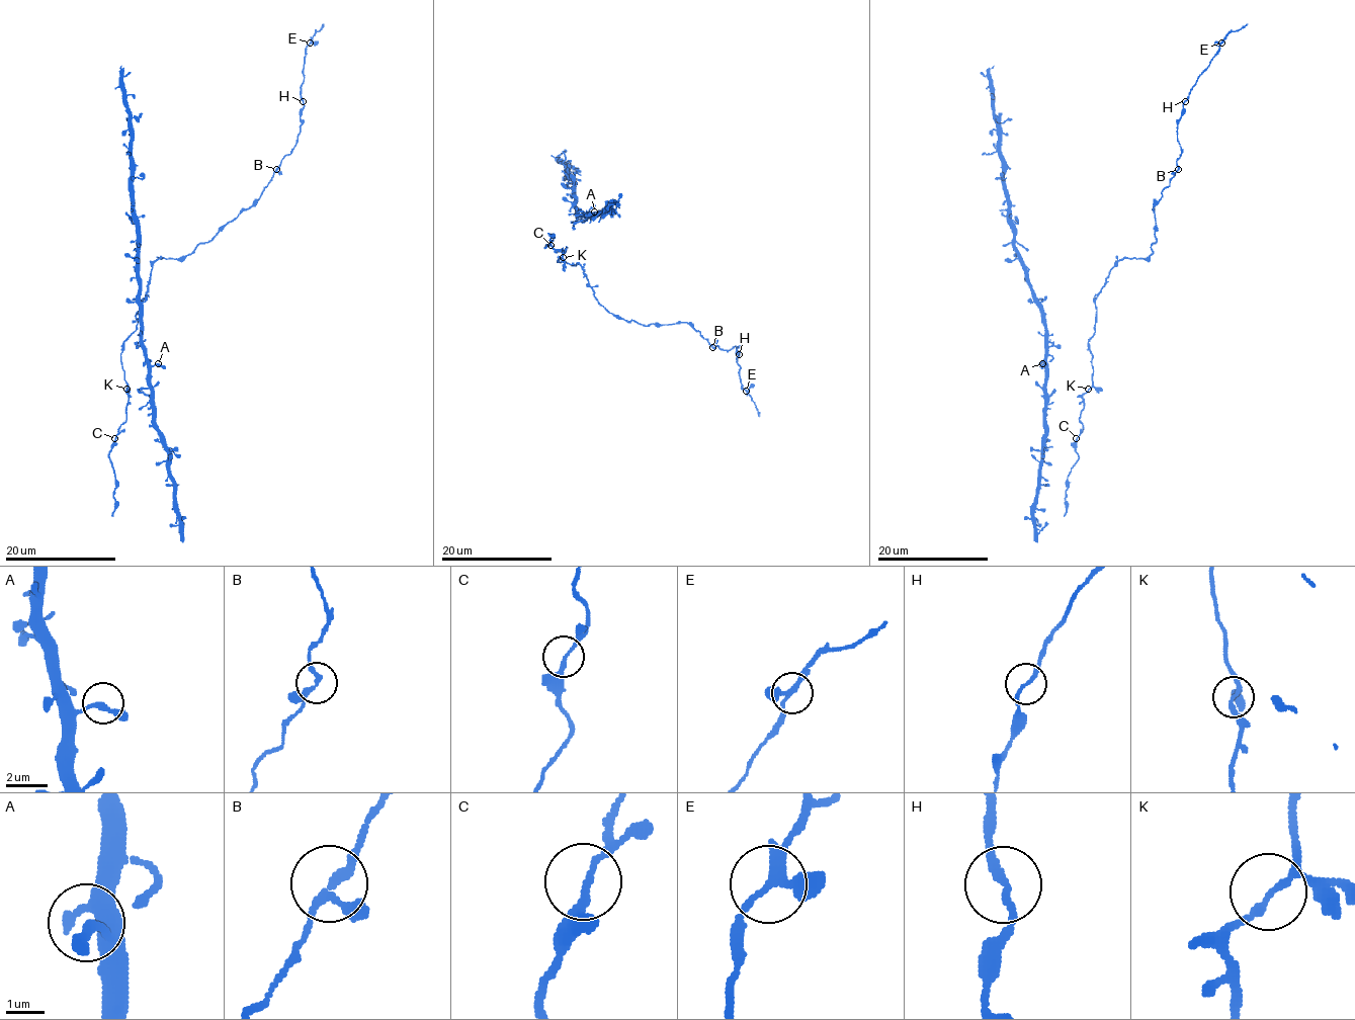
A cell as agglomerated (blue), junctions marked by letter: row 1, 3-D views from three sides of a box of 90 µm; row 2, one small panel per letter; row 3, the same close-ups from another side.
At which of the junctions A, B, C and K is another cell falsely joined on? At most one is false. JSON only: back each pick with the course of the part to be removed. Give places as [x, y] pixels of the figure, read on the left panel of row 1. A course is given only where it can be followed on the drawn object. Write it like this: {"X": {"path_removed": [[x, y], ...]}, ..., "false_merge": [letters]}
{"false_merge": []}

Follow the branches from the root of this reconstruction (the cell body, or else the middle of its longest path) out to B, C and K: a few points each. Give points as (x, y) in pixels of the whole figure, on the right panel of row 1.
B: (1095, 332), (1095, 298), (1105, 277), (1120, 260), (1153, 253), (1154, 205), (1179, 169)
C: (1095, 332), (1088, 343), (1093, 357), (1093, 385), (1083, 396), (1079, 419), (1083, 430), (1076, 437)
K: (1095, 332), (1088, 343), (1093, 357), (1093, 385), (1088, 389)

